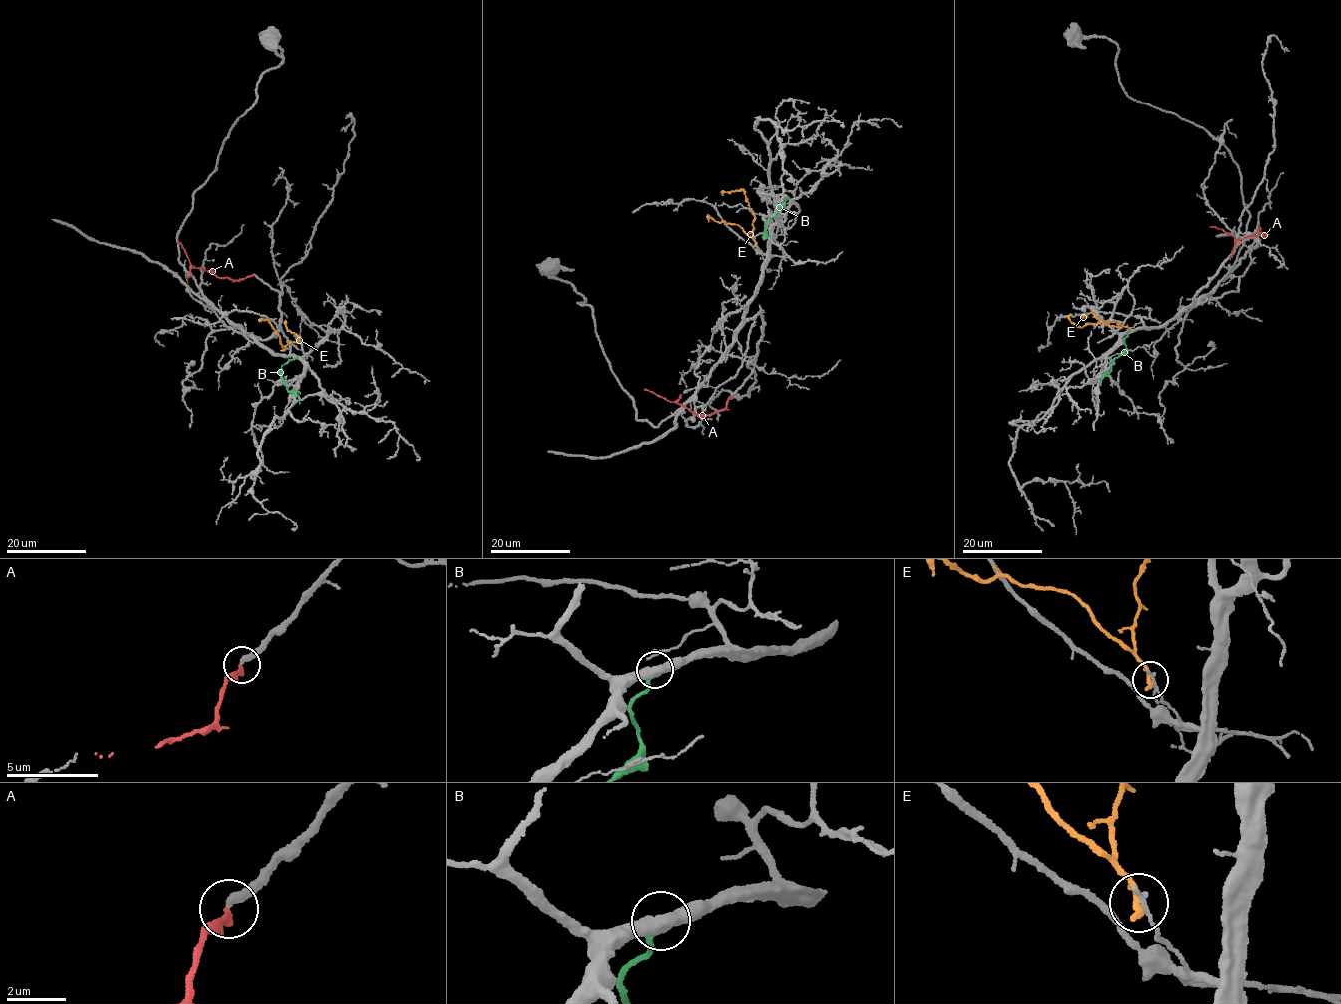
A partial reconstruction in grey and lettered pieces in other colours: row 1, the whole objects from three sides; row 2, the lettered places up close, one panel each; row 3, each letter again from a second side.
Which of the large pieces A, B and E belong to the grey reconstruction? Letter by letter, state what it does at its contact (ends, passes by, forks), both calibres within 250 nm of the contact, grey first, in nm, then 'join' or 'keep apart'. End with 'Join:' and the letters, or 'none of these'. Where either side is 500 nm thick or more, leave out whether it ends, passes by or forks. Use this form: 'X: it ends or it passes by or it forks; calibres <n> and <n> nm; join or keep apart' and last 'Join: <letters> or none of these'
A: it ends; calibres 260 and 240 nm; keep apart
B: calibres 550 and 220 nm; keep apart
E: it ends; calibres 160 and 260 nm; keep apart
Join: none of these

